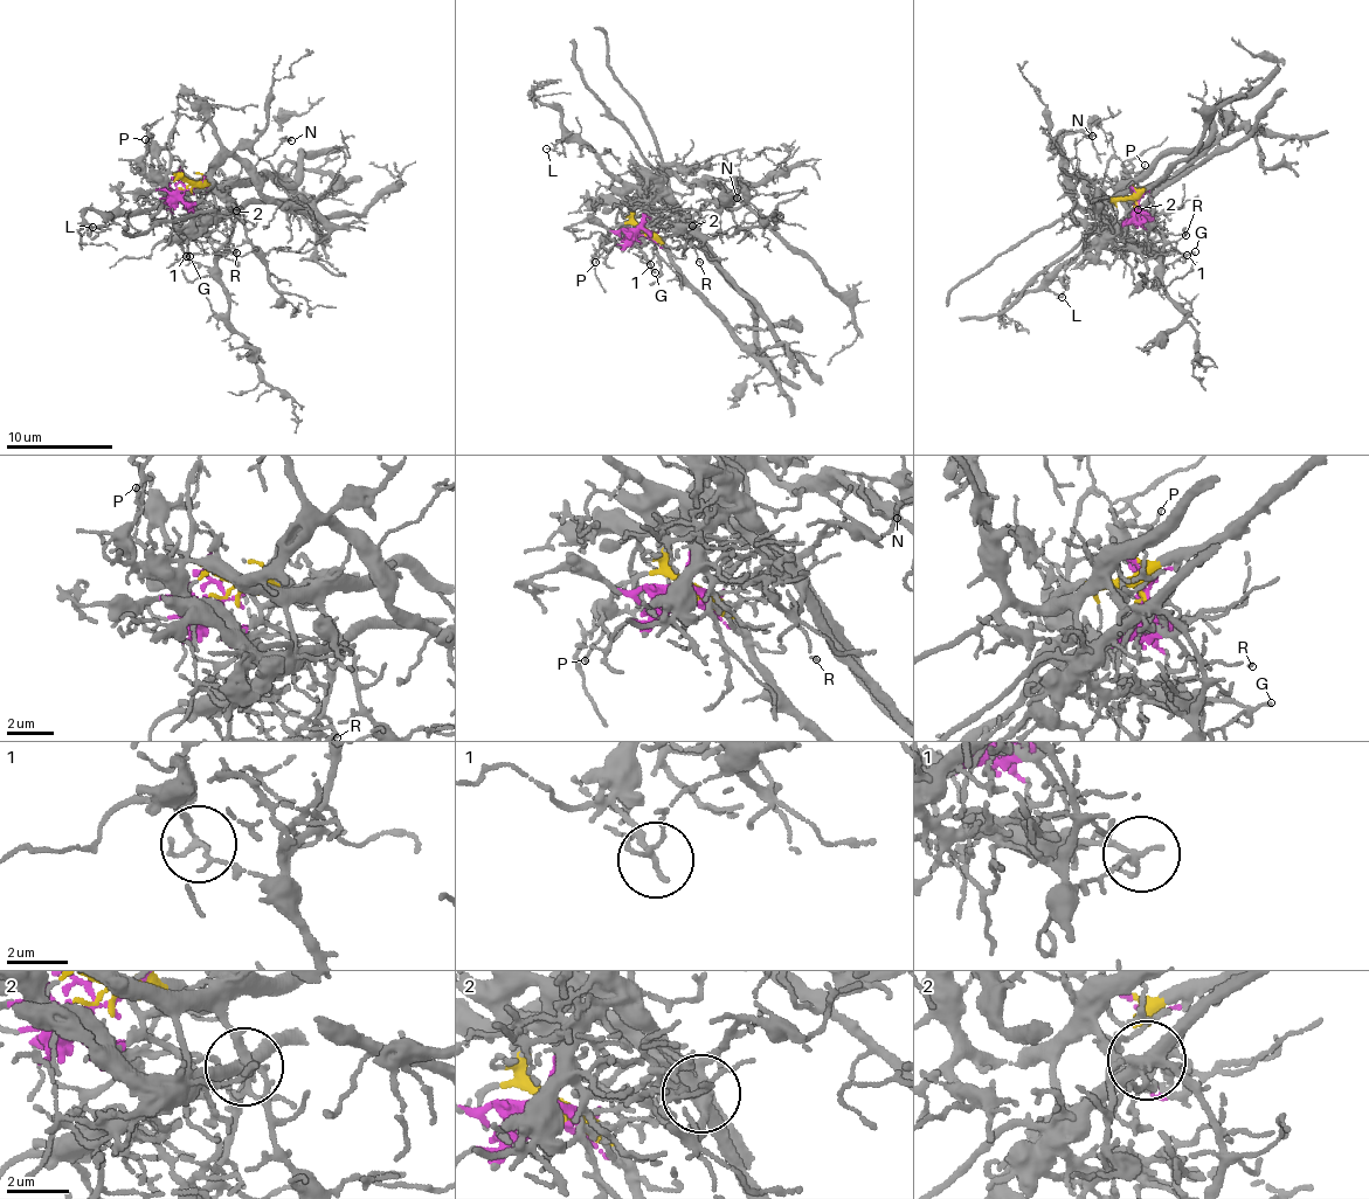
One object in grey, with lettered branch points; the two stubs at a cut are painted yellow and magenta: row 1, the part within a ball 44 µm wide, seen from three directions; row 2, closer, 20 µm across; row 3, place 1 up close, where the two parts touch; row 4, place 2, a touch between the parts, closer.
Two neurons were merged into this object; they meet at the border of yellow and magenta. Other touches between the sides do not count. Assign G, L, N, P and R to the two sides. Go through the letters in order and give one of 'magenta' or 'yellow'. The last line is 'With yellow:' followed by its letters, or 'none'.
G: magenta
L: magenta
N: yellow
P: yellow
R: yellow
With yellow: N, P, R

